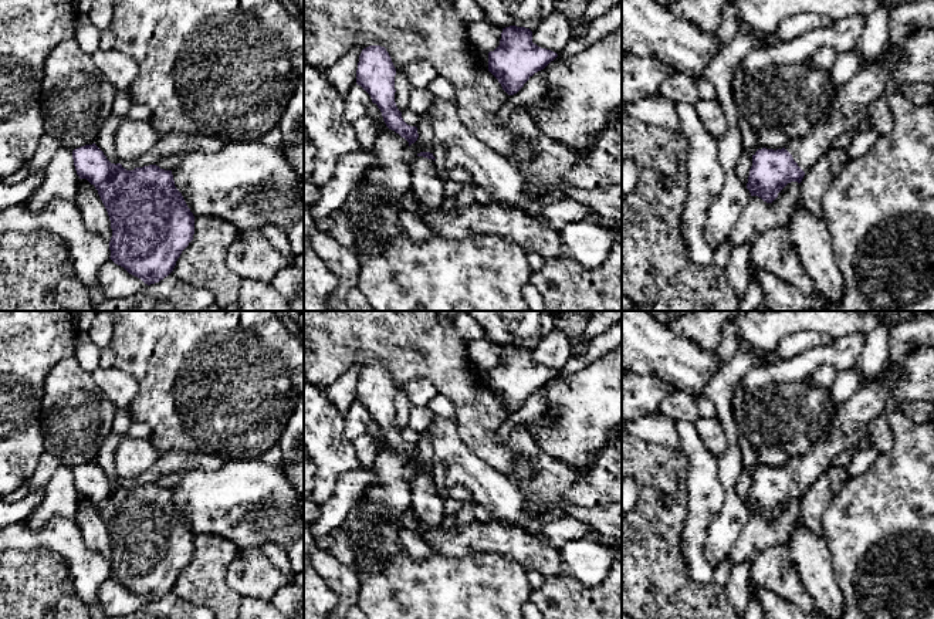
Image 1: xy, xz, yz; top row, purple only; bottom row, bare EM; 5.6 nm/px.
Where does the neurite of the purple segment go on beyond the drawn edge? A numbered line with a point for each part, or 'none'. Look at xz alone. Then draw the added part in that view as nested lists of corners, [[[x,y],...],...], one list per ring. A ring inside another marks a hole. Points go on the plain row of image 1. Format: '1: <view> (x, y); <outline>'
1: xz (427, 506); [[[416,474],[410,480],[412,507],[410,511],[417,521],[429,527],[440,525],[446,517],[444,501],[439,494],[437,478]]]

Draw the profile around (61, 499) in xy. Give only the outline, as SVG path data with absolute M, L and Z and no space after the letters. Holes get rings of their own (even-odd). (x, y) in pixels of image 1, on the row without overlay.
M60 466L44 491L44 500L33 508L26 522L30 528L41 530L55 517L75 518L81 497L74 484L72 469Z

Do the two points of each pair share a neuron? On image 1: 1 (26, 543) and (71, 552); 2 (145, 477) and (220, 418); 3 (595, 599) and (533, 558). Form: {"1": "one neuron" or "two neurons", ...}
{"1": "one neuron", "2": "two neurons", "3": "two neurons"}

